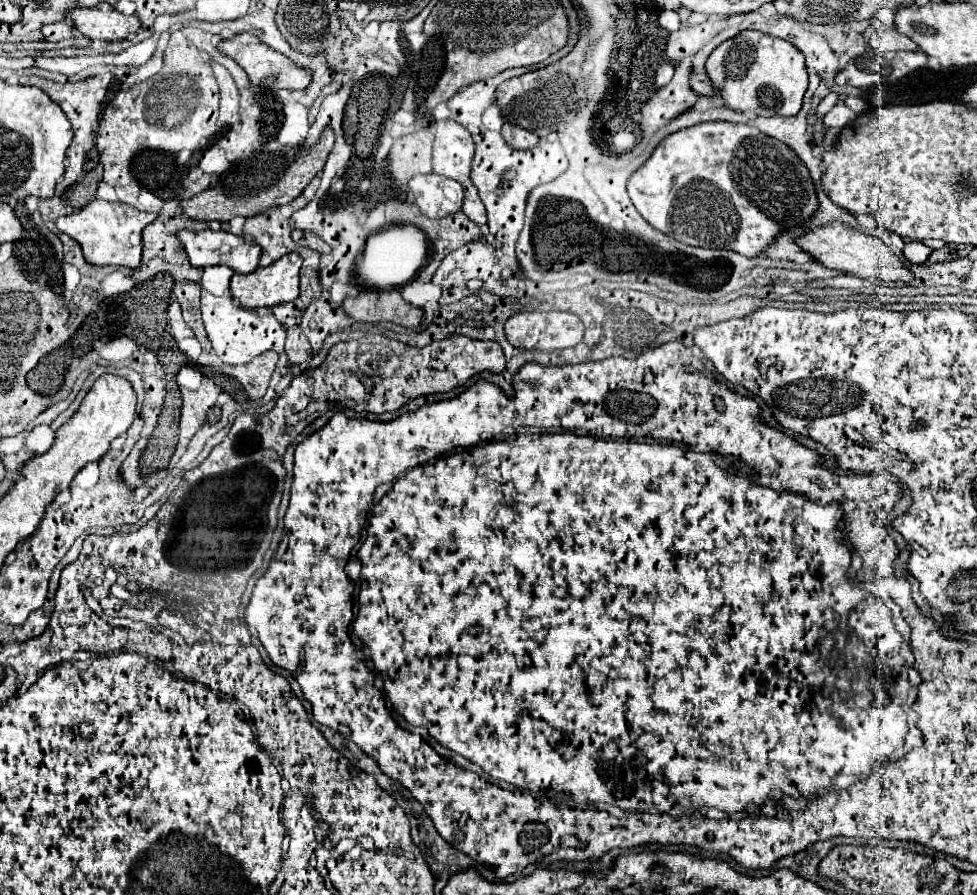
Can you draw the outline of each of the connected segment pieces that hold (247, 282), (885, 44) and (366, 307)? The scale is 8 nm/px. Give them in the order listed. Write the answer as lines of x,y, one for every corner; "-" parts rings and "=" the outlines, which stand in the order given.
288,253
282,259
270,263
268,267
258,267
250,275
238,275
234,273
230,279
230,291
232,297
238,301
244,309
258,309
258,307
274,307
278,303
294,301
298,297
298,271
302,265
302,257
298,253
=
886,29
886,31
876,31
870,37
870,47
876,51
916,51
918,45
902,35
898,29
=
360,291
354,299
344,301
344,311
362,323
390,321
408,329
422,323
422,309
406,303
400,291

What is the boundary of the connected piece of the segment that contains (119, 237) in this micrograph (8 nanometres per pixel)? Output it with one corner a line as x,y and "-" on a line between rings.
94,199
84,209
68,217
60,217
56,221
56,227
80,243
84,259
90,265
124,265
130,269
138,269
142,257
142,229
154,219
156,213
144,213
124,203

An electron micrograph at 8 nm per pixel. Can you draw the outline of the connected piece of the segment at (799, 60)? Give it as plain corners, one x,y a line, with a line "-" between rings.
742,31
742,35
716,47
706,61
706,73
724,107
742,113
750,111
760,117
796,115
808,87
802,53
792,43
760,31

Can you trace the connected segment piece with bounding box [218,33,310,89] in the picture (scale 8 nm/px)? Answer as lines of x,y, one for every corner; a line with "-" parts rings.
238,33
226,41
220,41
218,51
234,59
248,73
248,79
252,85
260,85
268,89
304,89
310,83
310,71
294,65
282,53
270,49
266,43
262,43
258,37
250,33

